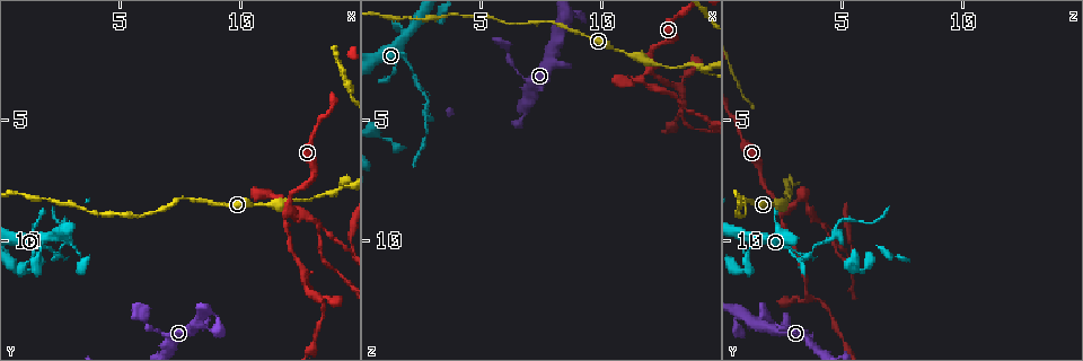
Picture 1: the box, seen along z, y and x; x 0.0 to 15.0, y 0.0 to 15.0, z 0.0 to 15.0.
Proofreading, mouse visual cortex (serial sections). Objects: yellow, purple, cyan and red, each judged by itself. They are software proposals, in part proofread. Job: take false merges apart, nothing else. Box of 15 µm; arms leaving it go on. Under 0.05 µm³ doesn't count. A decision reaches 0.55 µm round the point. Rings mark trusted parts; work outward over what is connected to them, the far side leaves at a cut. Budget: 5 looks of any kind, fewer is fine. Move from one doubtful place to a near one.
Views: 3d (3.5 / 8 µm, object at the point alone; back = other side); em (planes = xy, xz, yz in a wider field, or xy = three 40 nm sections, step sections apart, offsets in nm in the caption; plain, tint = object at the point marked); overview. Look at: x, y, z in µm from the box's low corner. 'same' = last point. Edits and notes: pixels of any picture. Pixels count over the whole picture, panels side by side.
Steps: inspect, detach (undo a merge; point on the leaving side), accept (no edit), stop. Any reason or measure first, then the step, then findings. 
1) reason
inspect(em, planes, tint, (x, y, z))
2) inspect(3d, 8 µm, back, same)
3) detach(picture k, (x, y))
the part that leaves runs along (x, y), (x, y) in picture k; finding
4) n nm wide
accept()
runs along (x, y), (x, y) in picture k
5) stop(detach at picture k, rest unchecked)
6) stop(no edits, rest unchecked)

thin neck
inspect(3d, 3.5 µm, back, (14.0, 7.8, 2.9))

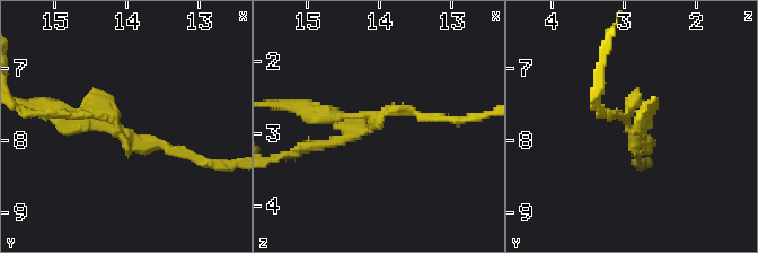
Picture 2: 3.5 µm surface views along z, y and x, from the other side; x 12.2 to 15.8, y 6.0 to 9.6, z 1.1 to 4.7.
now the EM
inspect(em, xy, step 5, tint, (14.10, 7.90, 2.80))

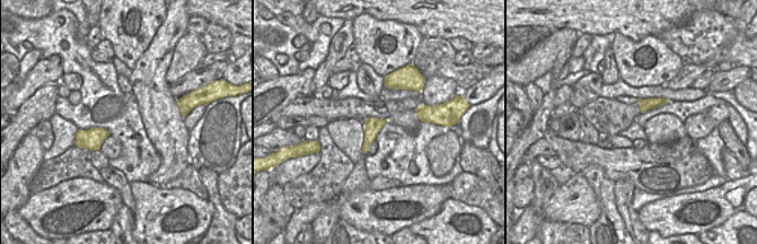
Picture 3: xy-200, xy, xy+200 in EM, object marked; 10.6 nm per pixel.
detach(picture 2, (333, 144))
a second cell is stuck on

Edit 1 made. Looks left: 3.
sharp bend
inspect(3d, 3.5 µm, back, (12.1, 8.6, 2.7))

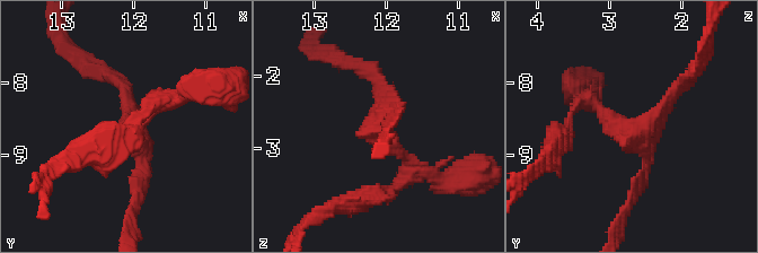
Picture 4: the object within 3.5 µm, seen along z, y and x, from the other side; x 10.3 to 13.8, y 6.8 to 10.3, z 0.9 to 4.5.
3 arms; arms of 150, 200, 200 nm
inspect(em, xy, step 5, tint, (12.05, 8.60, 2.55))

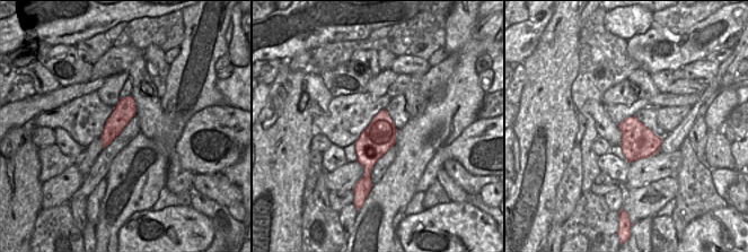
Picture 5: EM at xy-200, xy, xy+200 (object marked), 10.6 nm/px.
accept()
runs along (367, 68), (408, 175) in picture 4; continuous, no second cell

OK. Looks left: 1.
stop(detach at picture 2, rest unchecked)

